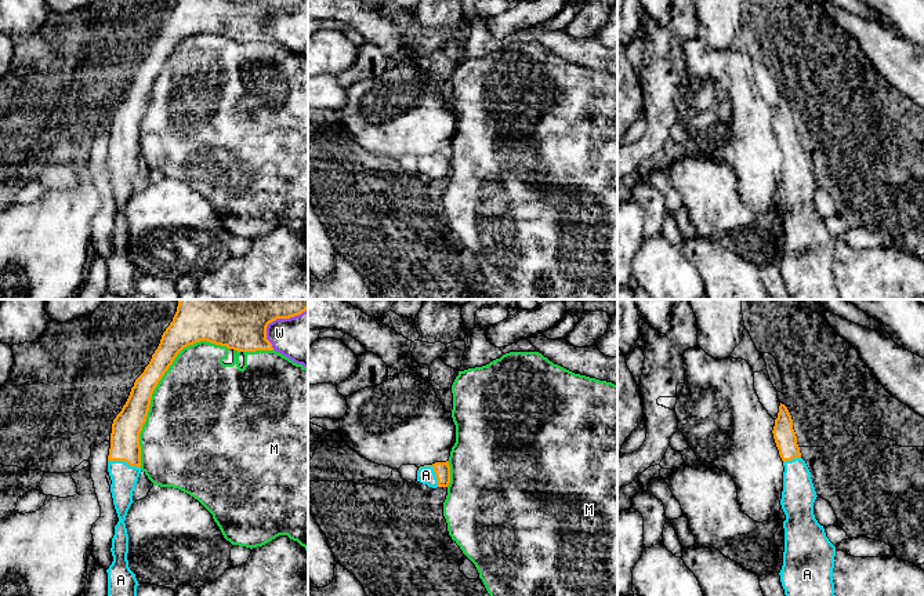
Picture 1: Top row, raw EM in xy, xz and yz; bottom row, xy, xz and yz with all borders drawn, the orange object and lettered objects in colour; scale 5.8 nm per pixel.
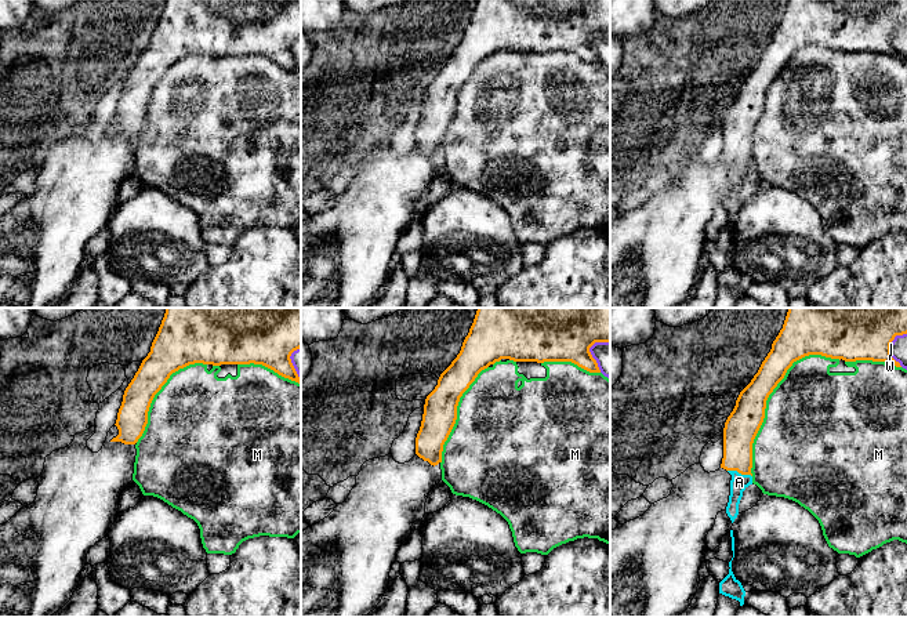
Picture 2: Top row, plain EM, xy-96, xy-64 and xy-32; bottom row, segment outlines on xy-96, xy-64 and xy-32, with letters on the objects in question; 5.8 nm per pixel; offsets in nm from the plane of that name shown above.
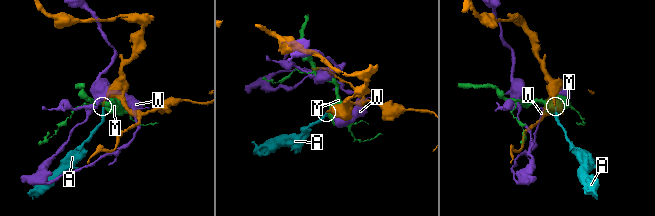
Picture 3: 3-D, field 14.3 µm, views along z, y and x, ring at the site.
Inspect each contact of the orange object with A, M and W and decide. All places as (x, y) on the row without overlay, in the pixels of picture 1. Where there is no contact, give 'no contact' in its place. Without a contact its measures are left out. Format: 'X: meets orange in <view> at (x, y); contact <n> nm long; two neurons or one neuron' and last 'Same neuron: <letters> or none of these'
A: meets orange in xy at (124, 152); contact 200 nm long; one neuron
M: meets orange in xy at (156, 76); contact 850 nm long; two neurons
W: meets orange in xy at (275, 10); contact 320 nm long; two neurons
Same neuron: A

